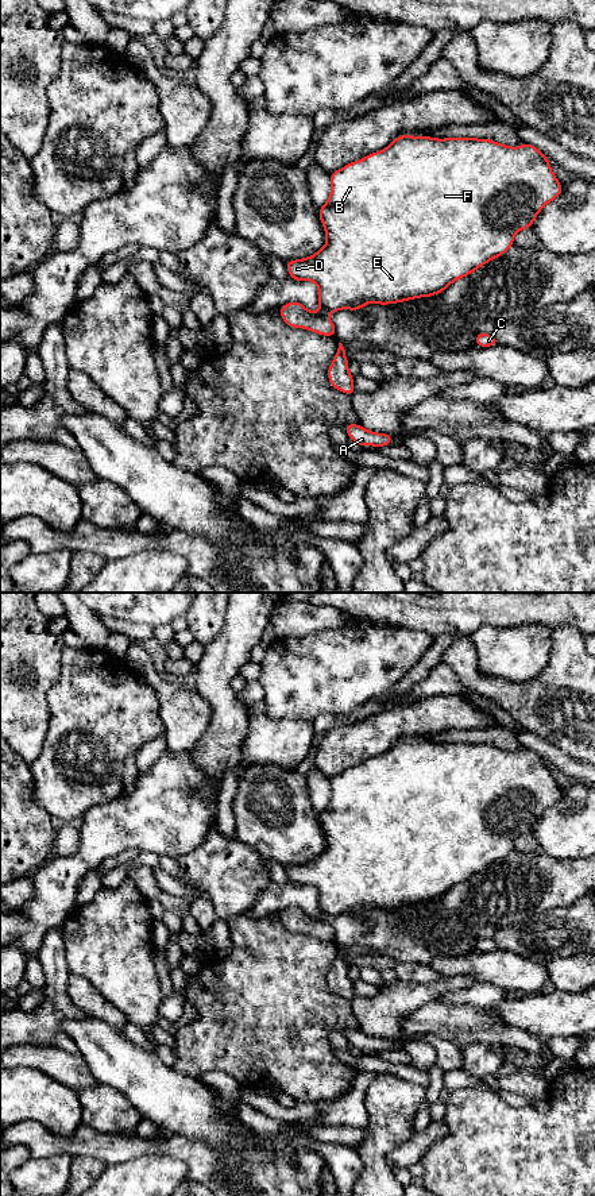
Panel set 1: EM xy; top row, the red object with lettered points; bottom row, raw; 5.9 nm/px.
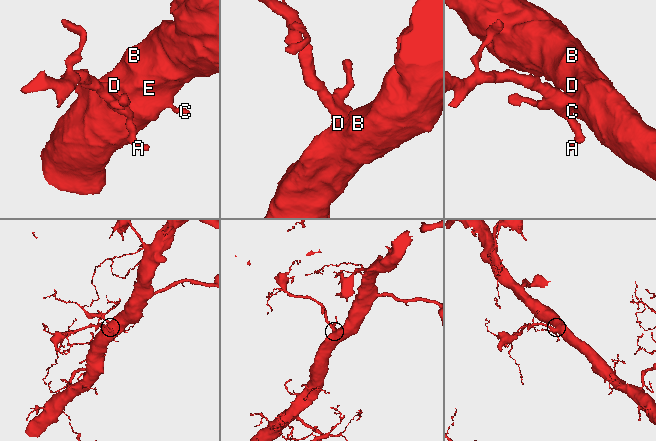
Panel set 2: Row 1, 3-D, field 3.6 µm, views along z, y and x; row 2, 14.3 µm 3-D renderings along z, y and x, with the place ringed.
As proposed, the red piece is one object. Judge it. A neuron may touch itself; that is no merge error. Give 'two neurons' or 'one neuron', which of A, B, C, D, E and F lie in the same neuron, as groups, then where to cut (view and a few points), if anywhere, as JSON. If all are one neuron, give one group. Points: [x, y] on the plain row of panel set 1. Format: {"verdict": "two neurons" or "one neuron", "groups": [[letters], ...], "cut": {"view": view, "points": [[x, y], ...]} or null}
{"verdict": "one neuron", "groups": [["A", "B", "C", "D", "E", "F"]], "cut": null}

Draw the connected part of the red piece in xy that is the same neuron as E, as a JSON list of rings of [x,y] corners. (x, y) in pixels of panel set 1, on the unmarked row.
[[[402,738],[382,756],[331,779],[331,800],[318,815],[327,838],[325,850],[308,863],[286,865],[290,883],[317,888],[321,914],[312,917],[293,906],[281,911],[279,918],[289,931],[336,942],[329,918],[359,915],[368,907],[387,910],[438,899],[453,886],[503,860],[514,849],[514,840],[530,833],[538,817],[561,796],[549,764],[526,746],[521,752],[510,752],[490,744]]]

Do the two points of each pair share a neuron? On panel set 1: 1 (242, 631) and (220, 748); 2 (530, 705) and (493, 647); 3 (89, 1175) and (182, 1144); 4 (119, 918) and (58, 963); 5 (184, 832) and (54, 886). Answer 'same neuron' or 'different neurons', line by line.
1: same neuron
2: different neurons
3: different neurons
4: different neurons
5: same neuron

